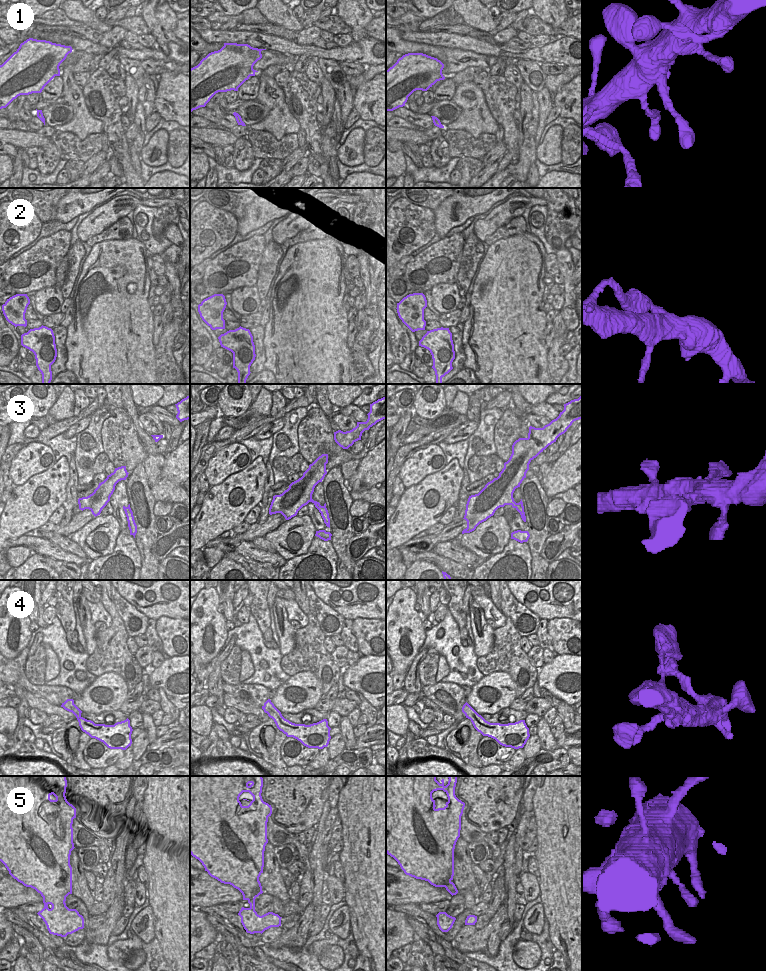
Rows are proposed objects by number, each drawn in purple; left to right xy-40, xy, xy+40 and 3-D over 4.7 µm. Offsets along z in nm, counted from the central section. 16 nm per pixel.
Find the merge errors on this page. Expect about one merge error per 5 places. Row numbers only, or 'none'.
none

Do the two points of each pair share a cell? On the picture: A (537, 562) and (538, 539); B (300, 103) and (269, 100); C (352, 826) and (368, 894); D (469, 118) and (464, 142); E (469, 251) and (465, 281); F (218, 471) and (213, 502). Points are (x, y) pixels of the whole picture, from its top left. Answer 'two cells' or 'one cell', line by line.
A: one cell
B: two cells
C: one cell
D: two cells
E: one cell
F: two cells

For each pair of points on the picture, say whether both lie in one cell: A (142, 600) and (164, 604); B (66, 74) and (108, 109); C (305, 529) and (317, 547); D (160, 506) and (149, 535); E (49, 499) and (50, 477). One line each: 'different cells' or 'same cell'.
A: same cell
B: different cells
C: different cells
D: different cells
E: same cell

